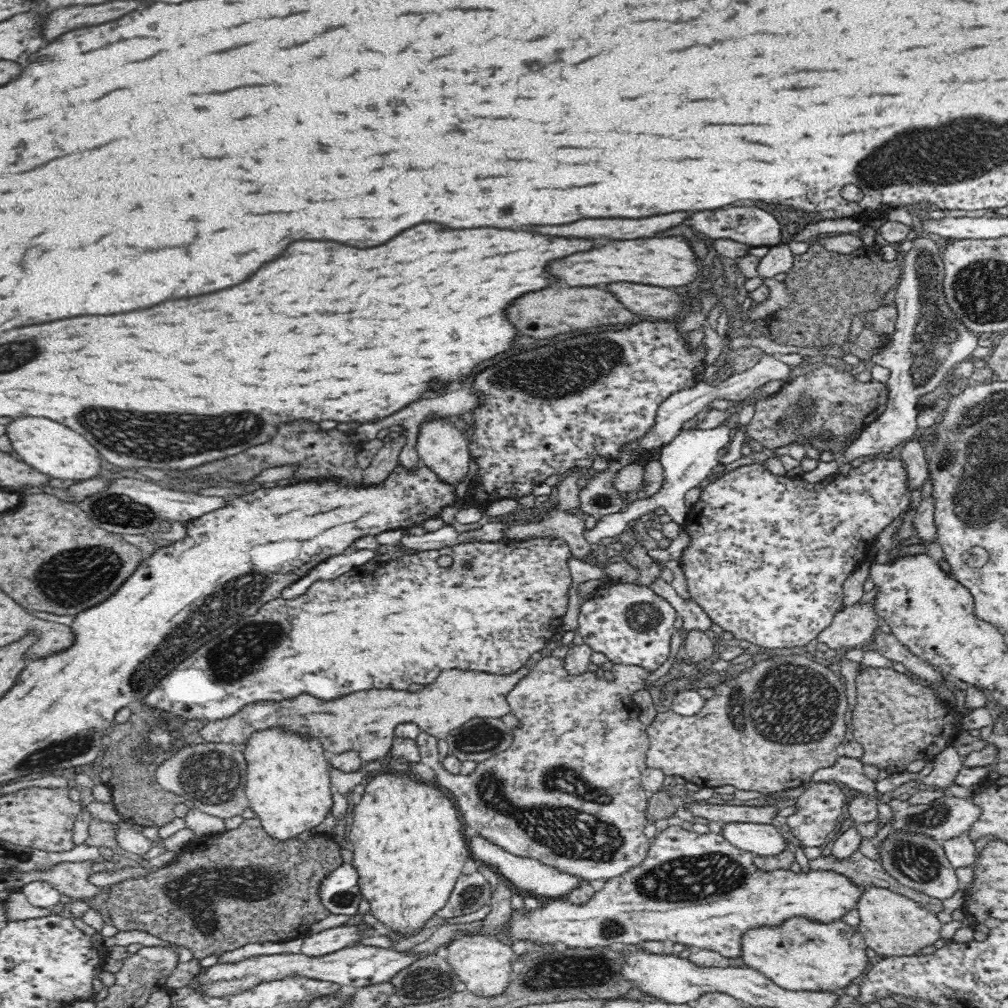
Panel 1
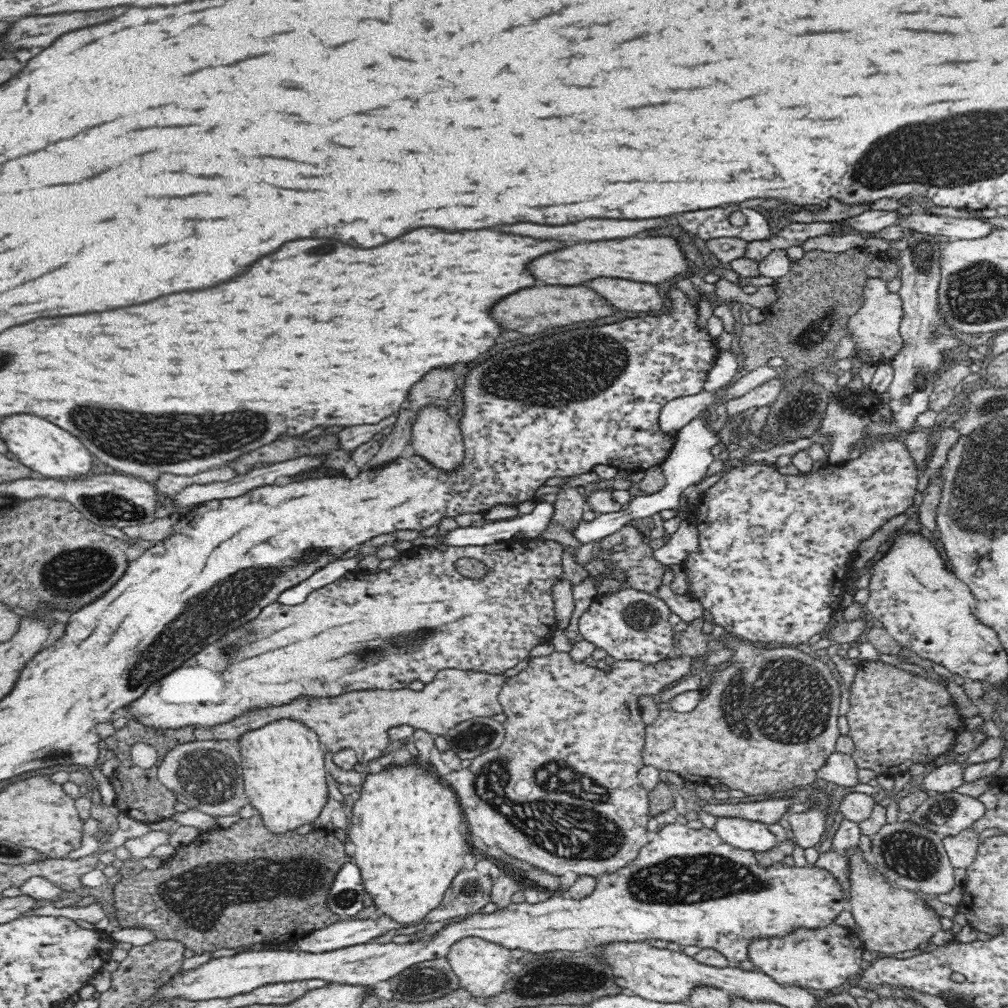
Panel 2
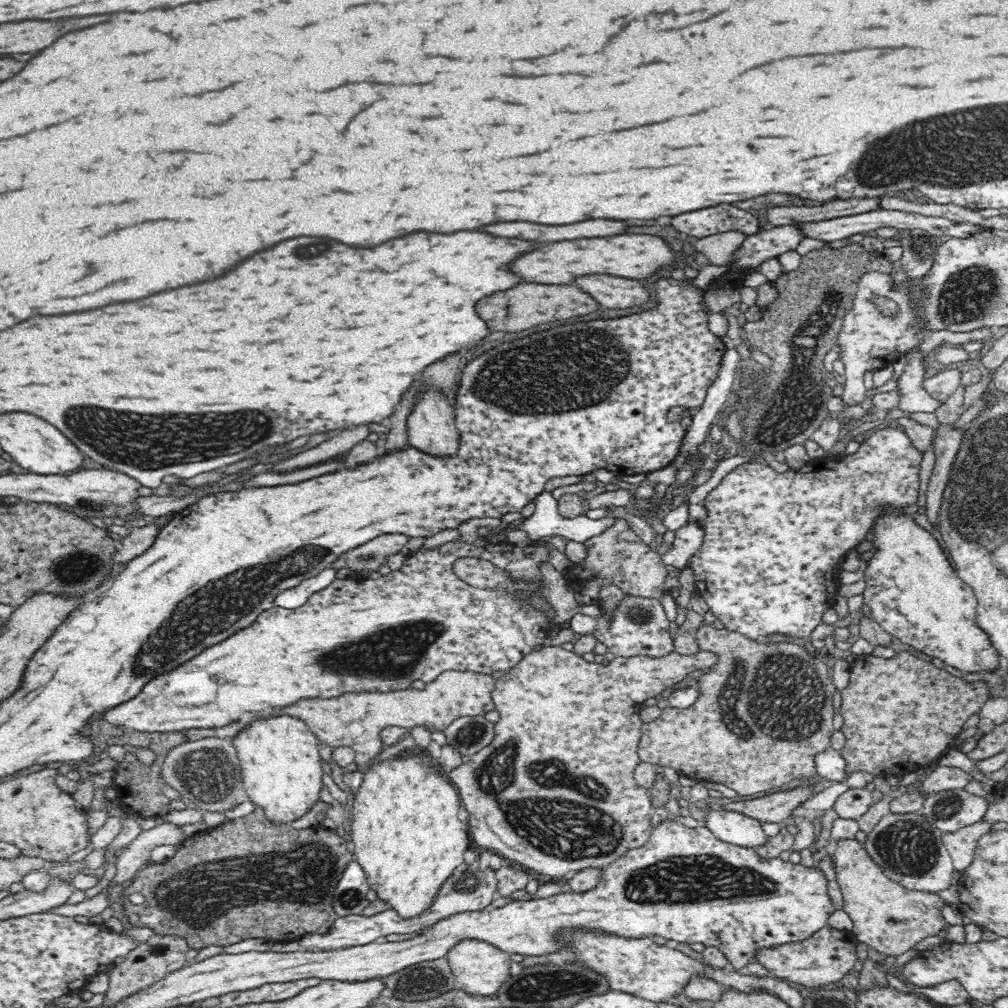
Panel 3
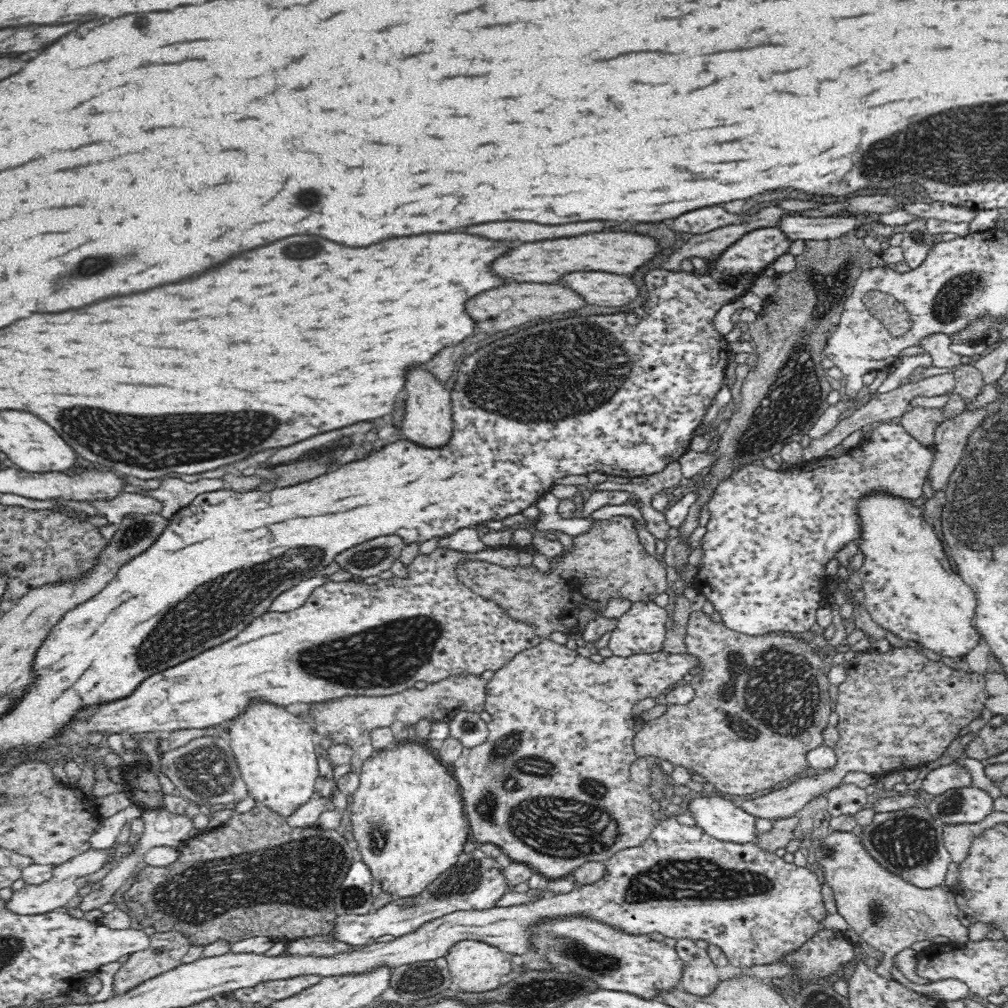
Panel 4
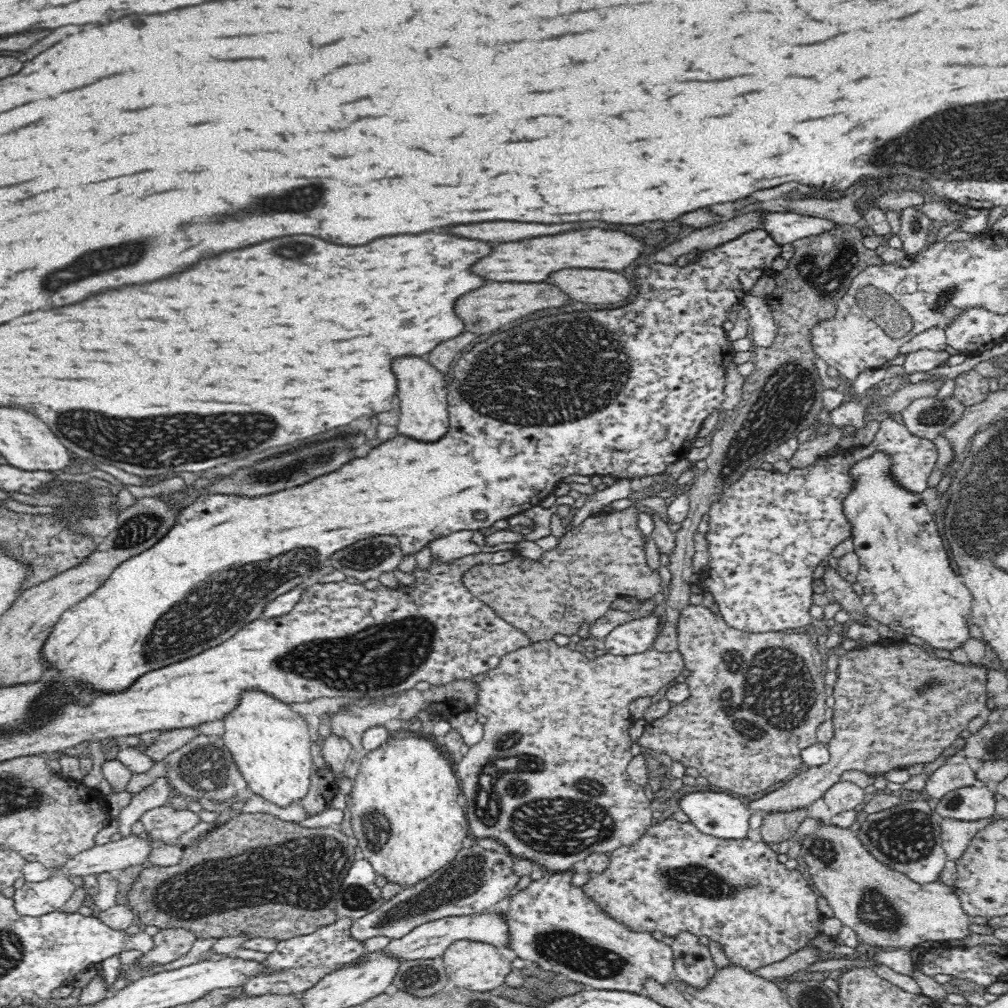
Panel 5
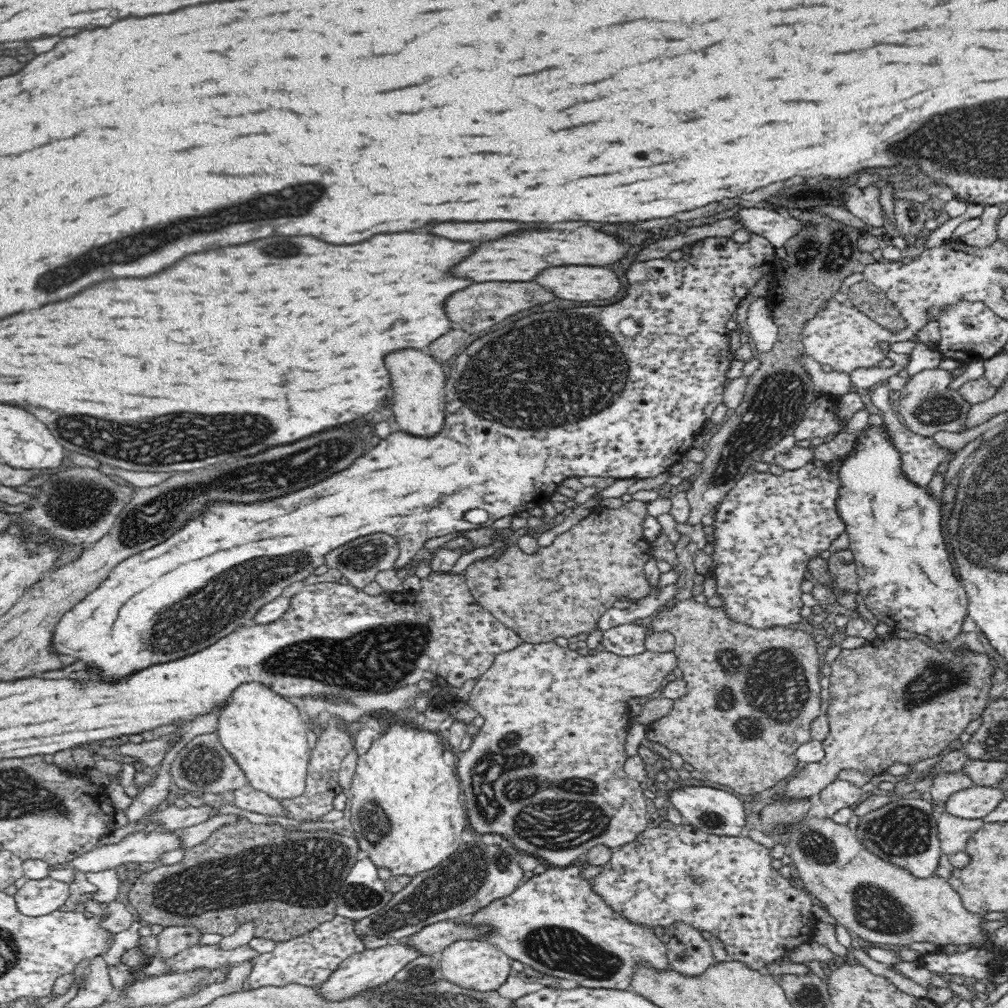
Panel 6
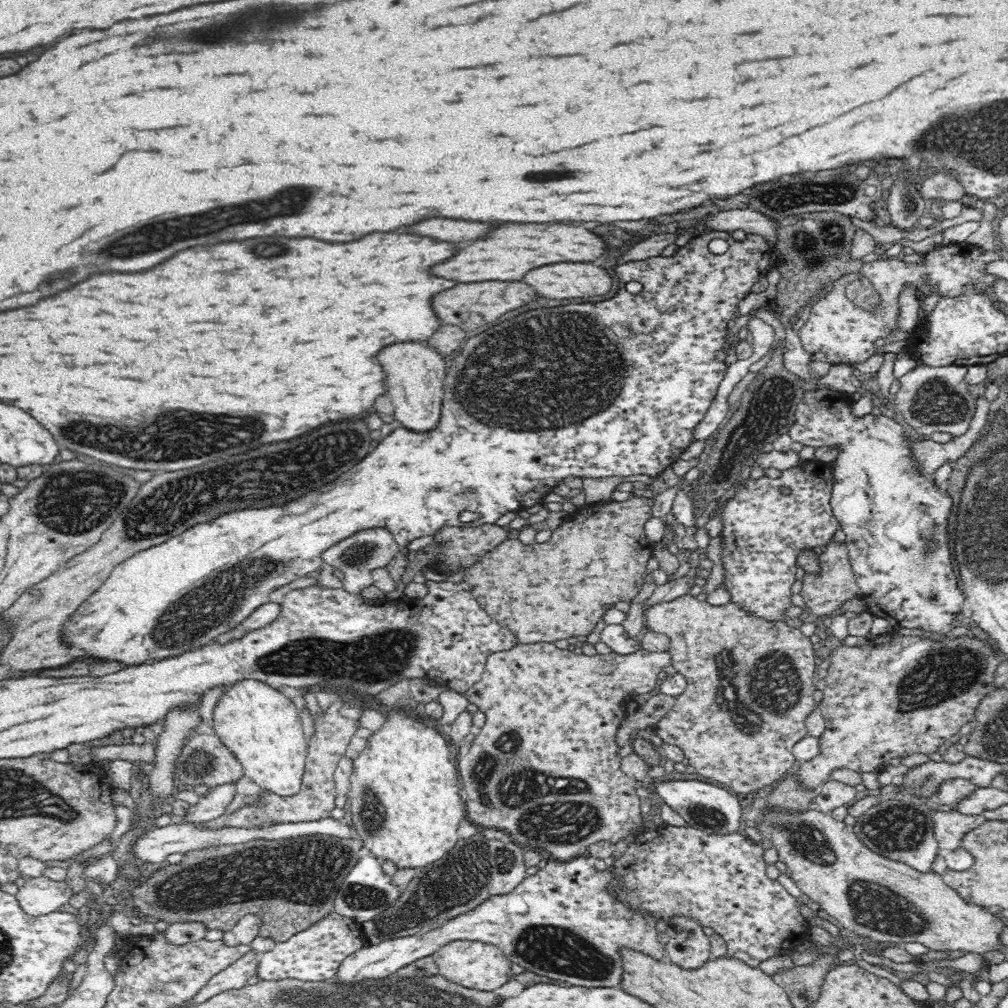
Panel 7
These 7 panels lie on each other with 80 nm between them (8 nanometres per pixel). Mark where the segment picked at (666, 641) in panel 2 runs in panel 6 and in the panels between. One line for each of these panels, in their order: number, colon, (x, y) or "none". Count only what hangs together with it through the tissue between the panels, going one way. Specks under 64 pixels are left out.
3: (640, 627)
4: (641, 630)
5: (637, 636)
6: (625, 640)

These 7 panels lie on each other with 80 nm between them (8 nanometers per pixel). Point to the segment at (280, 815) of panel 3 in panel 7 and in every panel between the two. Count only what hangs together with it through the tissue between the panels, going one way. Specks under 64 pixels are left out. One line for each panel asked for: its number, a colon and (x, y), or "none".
4: (275, 751)
5: (270, 743)
6: (264, 733)
7: (262, 728)

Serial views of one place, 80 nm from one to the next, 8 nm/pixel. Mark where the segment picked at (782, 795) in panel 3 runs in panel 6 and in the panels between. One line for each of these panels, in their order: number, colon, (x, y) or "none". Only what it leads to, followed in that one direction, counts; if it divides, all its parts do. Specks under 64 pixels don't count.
4: (898, 709)
5: (897, 705)
6: (902, 701)

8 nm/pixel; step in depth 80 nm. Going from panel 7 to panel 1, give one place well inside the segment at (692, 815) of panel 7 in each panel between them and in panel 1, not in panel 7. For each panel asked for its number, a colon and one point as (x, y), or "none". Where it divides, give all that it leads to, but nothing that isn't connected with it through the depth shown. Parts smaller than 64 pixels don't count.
1: (761, 839)
2: (742, 833)
3: (728, 826)
4: (720, 817)
5: (714, 813)
6: (714, 811)

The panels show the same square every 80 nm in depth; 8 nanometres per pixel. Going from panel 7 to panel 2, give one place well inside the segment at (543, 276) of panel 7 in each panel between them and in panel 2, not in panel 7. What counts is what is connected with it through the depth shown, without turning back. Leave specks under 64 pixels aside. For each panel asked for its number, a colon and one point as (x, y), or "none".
2: (624, 294)
3: (614, 292)
4: (596, 288)
5: (586, 286)
6: (575, 283)

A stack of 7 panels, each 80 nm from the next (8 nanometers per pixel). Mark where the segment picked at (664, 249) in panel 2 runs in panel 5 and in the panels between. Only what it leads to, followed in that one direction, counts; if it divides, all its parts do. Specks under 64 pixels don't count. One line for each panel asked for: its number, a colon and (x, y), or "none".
3: (639, 256)
4: (546, 261)
5: (531, 260)

